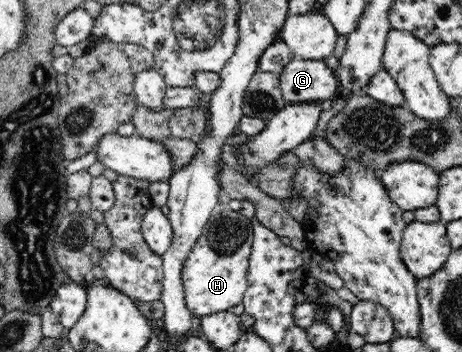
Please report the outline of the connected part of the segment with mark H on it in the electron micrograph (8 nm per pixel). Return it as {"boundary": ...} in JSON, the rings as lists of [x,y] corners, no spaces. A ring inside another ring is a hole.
{"boundary":[[[226,203],[218,204],[212,217],[204,226],[195,247],[188,253],[181,271],[185,302],[192,315],[203,318],[230,310],[242,301],[249,285],[247,269],[252,244],[251,218],[232,210]]]}

